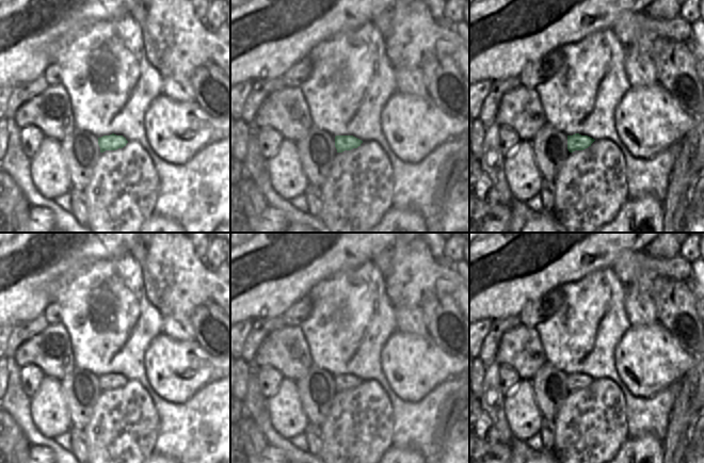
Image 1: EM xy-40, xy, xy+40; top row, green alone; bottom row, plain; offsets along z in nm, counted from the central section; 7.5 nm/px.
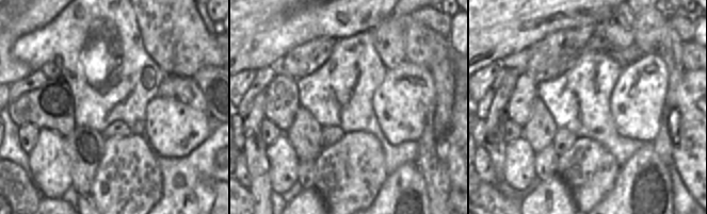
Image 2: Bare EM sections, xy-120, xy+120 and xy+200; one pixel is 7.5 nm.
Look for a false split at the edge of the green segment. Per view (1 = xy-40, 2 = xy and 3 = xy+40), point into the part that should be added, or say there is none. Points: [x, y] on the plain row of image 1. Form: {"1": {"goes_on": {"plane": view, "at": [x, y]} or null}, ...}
{"1": {"goes_on": null}, "2": {"goes_on": null}, "3": {"goes_on": null}}

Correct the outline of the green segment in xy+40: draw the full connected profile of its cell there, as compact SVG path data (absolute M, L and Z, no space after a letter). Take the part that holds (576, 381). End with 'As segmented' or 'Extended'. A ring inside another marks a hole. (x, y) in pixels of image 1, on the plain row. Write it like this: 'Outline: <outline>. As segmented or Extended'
Outline: M575 372L573 374L567 374L567 388L570 392L575 389L583 389L591 385L595 379L588 376Z. As segmented

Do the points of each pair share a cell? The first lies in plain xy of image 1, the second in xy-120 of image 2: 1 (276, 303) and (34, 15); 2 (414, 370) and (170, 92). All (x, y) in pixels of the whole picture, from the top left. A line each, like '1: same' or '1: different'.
1: same
2: different

